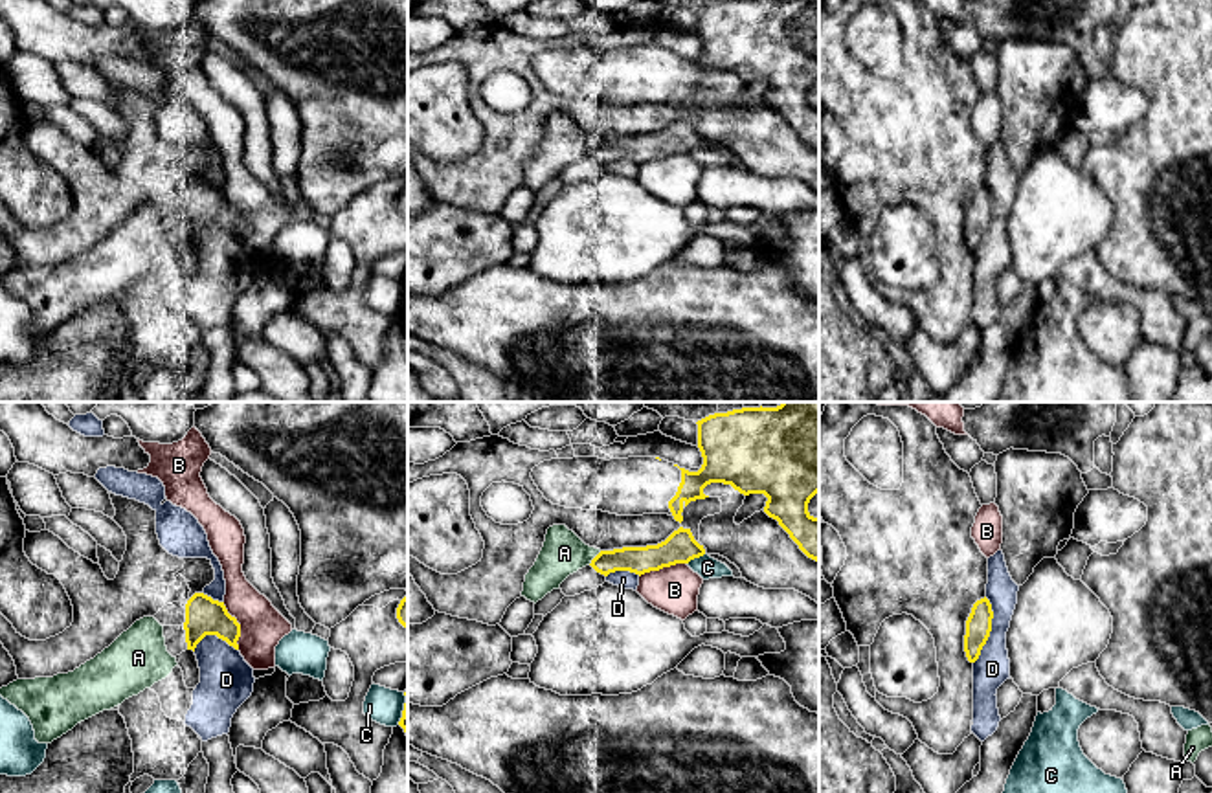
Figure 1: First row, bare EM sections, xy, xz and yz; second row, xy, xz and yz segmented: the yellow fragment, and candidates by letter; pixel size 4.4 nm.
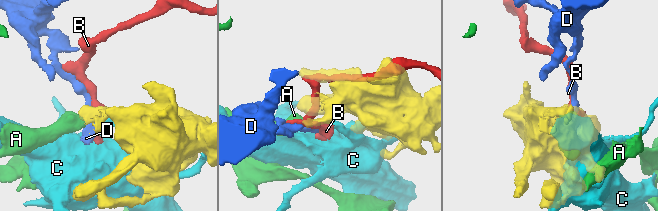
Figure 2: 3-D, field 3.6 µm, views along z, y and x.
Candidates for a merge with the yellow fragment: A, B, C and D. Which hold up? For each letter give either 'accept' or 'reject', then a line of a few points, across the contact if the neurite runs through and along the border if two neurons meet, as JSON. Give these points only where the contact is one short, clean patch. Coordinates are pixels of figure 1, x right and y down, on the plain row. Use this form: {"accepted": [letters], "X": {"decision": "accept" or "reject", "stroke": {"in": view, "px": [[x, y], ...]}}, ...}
{"accepted": ["A"], "A": {"decision": "accept"}, "B": {"decision": "reject"}, "C": {"decision": "reject"}, "D": {"decision": "reject"}}

